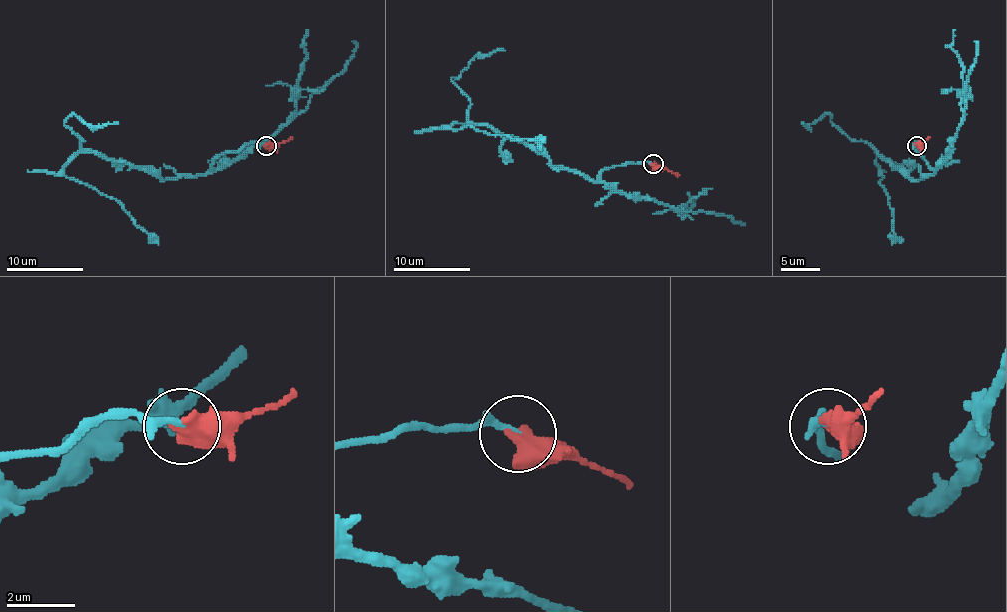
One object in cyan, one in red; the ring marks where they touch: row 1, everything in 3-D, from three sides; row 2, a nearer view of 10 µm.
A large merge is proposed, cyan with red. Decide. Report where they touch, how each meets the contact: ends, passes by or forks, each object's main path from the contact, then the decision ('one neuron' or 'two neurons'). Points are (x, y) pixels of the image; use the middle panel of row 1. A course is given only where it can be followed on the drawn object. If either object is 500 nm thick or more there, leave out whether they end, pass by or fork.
at (653, 164); cyan runs (652, 163), (604, 167), (595, 181), (556, 169), (485, 125), (451, 127), (545, 138); red runs (652, 163), (664, 165), (679, 175); one neuron

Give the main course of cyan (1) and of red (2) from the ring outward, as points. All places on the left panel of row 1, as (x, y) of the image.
1: (265, 145), (221, 152), (208, 170), (179, 177), (98, 152), (79, 152), (64, 168), (112, 197), (158, 245)
2: (265, 145), (277, 145), (292, 137)

